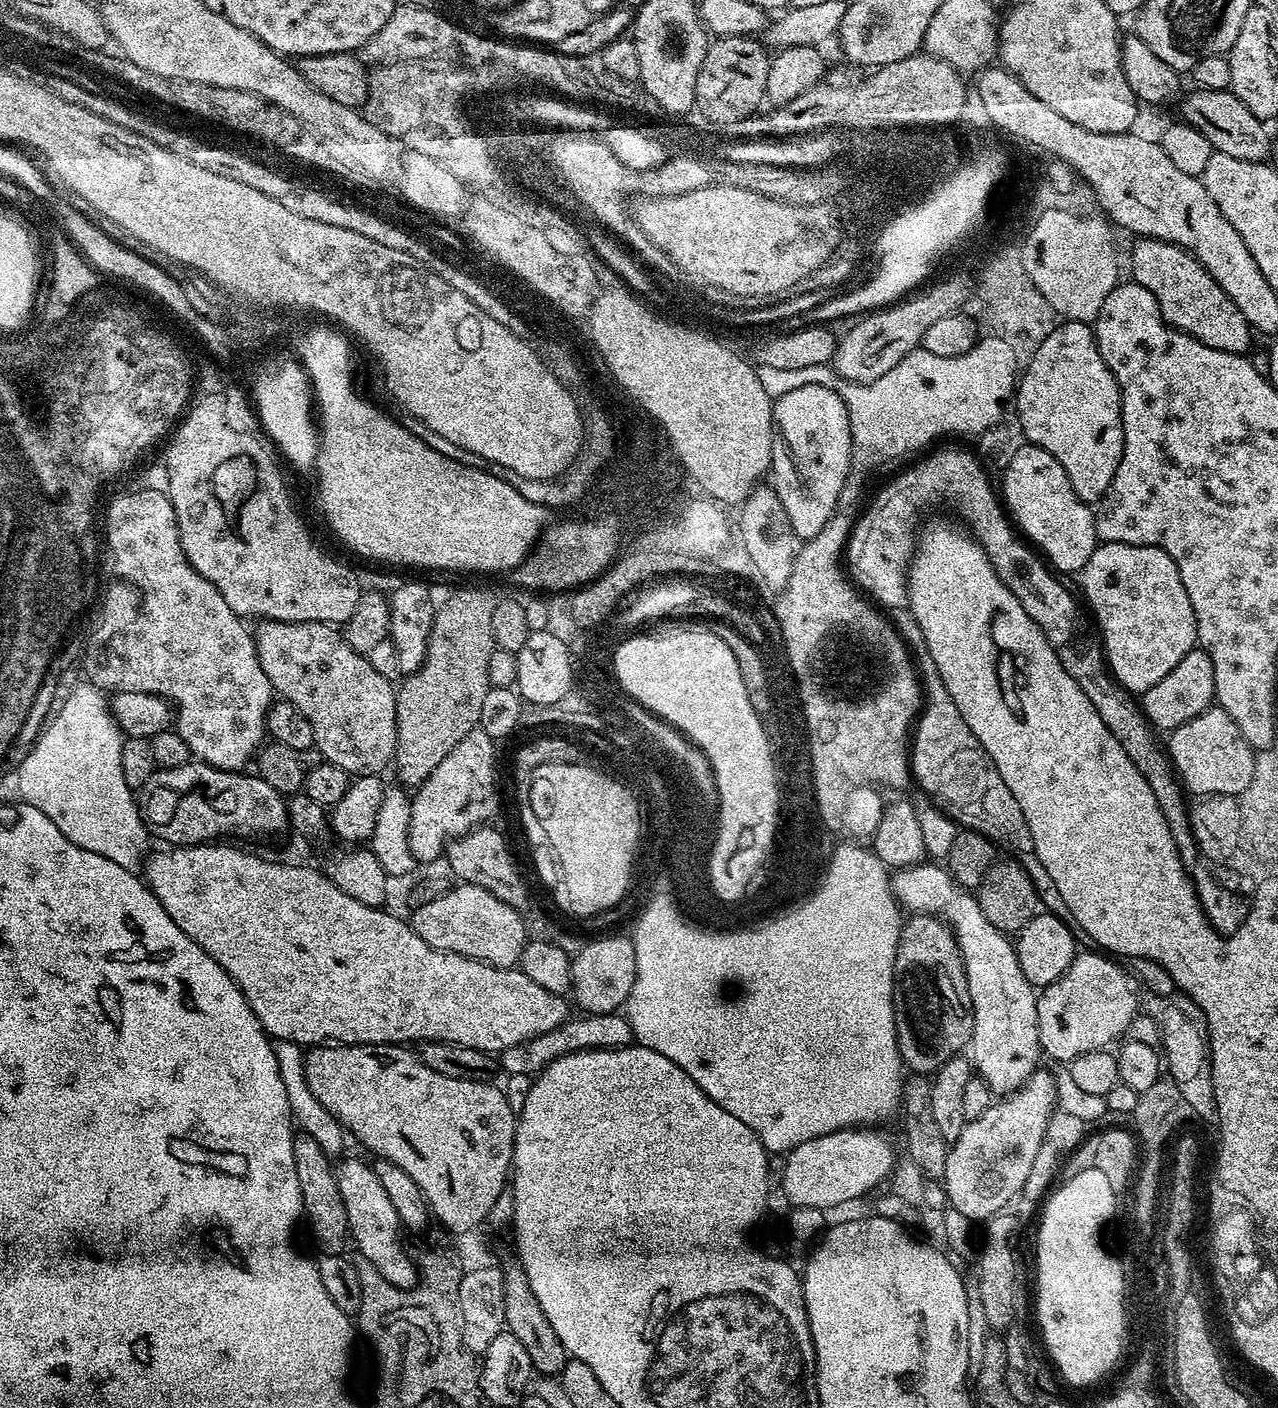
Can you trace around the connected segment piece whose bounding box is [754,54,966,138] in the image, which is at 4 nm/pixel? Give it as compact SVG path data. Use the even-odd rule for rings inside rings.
M917 54L879 65L871 72L870 76L854 84L818 83L794 100L775 105L764 118L755 122L754 128L774 138L790 138L835 128L856 132L889 126L934 128L950 126L961 118L966 108L963 75L936 56Z

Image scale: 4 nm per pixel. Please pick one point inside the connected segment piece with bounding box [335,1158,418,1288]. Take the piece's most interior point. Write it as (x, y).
(372, 1224)

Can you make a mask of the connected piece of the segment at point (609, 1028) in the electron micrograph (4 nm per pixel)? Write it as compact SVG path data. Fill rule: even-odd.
M607 1012L605 1015L594 1015L592 1013L571 1017L563 1023L548 1030L545 1034L540 1034L536 1038L527 1039L515 1046L507 1047L499 1053L498 1064L504 1074L512 1076L514 1074L524 1074L531 1078L540 1074L546 1066L557 1058L568 1053L595 1051L597 1048L623 1048L629 1047L635 1036L630 1030L627 1017L620 1012Z

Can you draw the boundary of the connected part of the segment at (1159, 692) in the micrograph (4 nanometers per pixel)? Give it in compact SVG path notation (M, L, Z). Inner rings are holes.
M1197 646L1188 651L1186 658L1182 658L1182 662L1162 678L1162 682L1154 682L1154 686L1142 694L1142 707L1144 717L1153 729L1171 734L1178 726L1190 722L1190 718L1198 718L1198 714L1213 707L1215 699L1214 662L1210 662L1208 651Z

